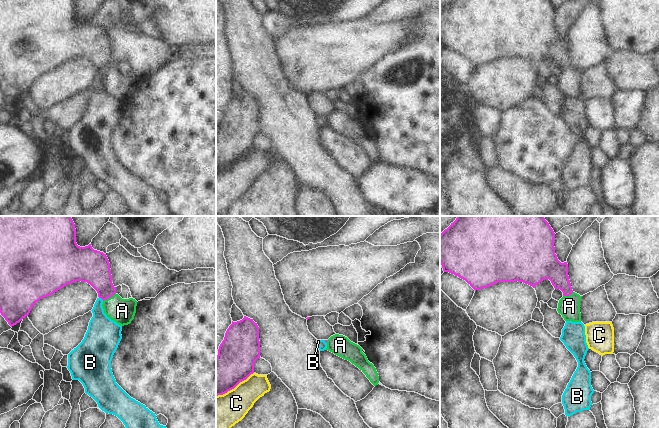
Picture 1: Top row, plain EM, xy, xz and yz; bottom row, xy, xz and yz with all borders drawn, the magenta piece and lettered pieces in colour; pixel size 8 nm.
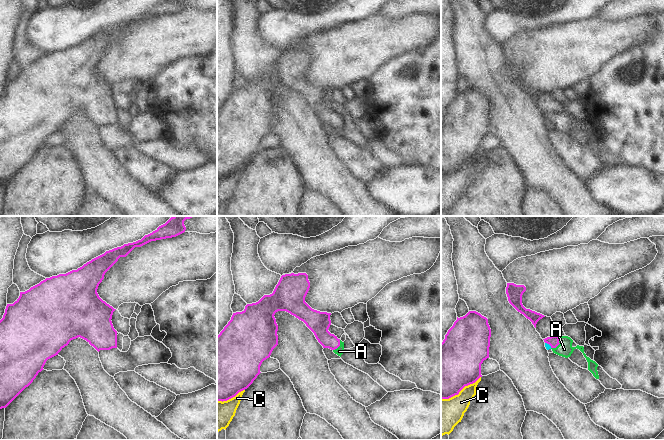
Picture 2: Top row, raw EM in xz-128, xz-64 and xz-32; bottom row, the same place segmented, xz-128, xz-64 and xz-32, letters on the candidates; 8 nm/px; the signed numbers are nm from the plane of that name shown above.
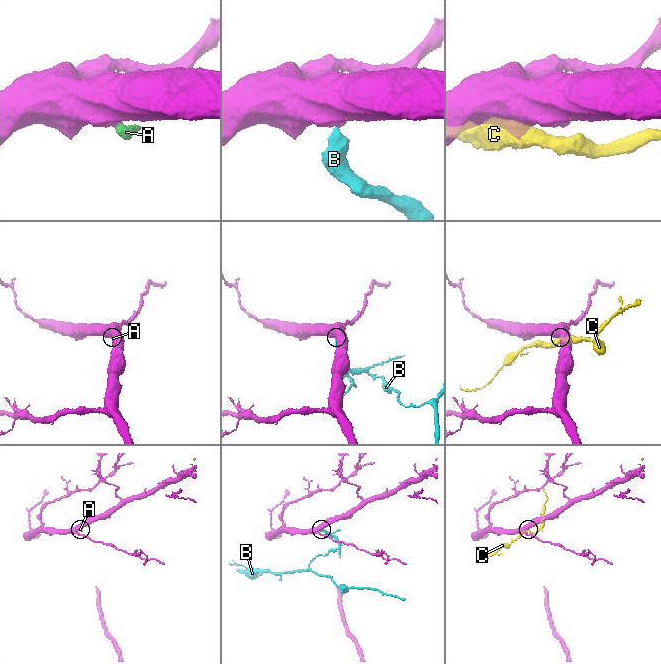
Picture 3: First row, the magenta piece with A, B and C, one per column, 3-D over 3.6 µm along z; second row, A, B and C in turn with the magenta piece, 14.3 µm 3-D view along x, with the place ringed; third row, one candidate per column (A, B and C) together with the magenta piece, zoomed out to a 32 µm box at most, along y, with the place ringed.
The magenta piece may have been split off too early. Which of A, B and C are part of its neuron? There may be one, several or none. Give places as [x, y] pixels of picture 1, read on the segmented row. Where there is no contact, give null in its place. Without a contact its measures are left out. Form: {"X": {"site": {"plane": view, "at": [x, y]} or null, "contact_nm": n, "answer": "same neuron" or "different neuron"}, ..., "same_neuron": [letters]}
{"A": {"site": {"plane": "xy", "at": [109, 297]}, "contact_nm": 130, "answer": "same neuron"}, "B": {"site": {"plane": "xy", "at": [101, 298]}, "contact_nm": 50, "answer": "different neuron"}, "C": {"site": {"plane": "xz", "at": [234, 387]}, "contact_nm": 360, "answer": "different neuron"}, "same_neuron": ["A"]}

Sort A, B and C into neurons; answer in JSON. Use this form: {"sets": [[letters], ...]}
{"sets": [["A"], ["B"], ["C"]]}

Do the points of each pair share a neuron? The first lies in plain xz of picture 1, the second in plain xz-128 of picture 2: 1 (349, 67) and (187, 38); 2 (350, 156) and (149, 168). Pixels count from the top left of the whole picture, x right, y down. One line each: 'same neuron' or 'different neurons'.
1: same neuron
2: same neuron

